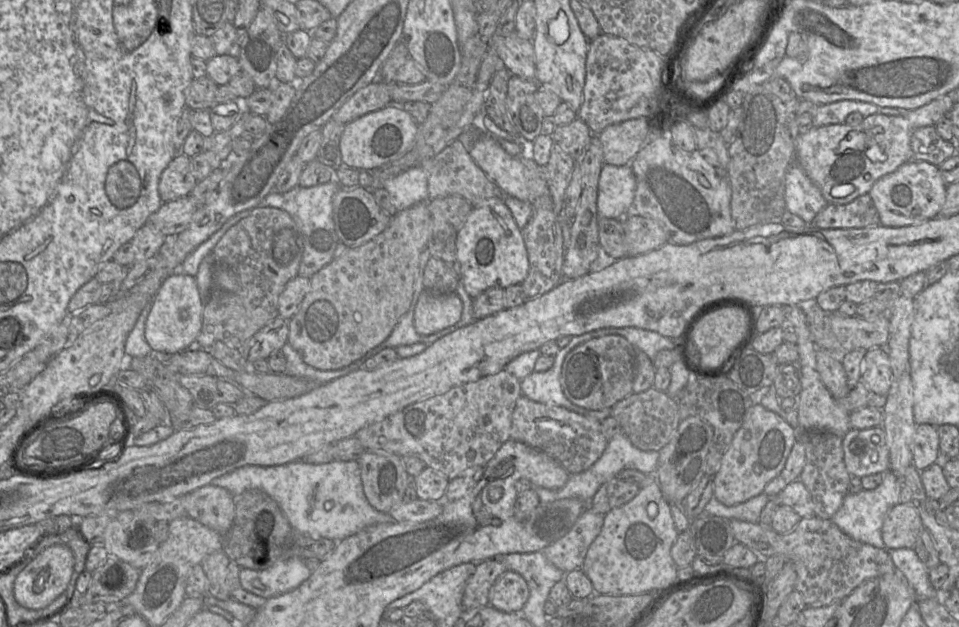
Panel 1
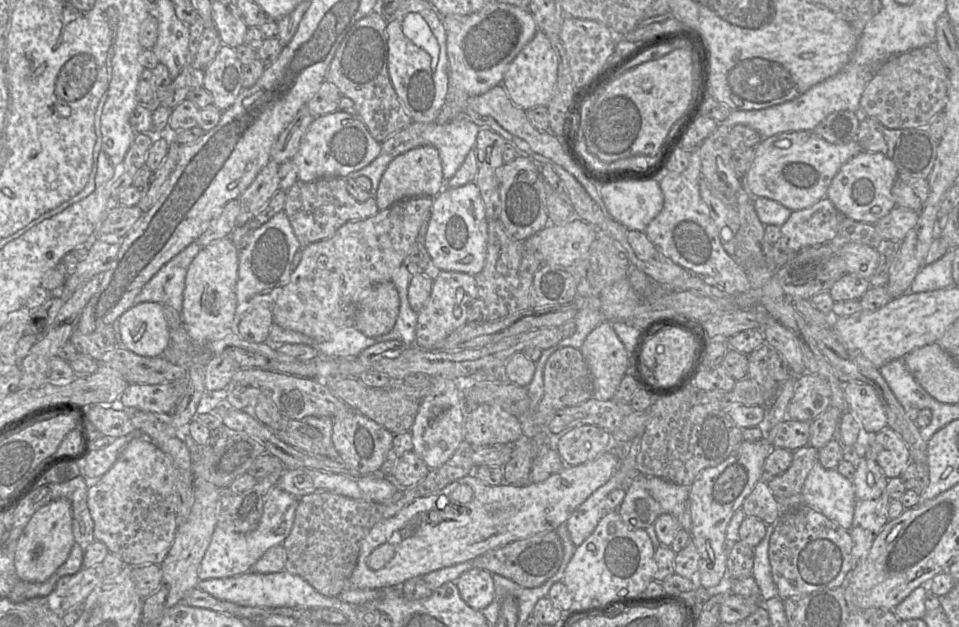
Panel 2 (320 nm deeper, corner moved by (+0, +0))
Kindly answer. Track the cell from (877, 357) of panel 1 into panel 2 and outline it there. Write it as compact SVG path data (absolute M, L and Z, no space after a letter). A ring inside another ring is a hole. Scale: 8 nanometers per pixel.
M864 382L844 384L844 395L849 410L868 433L877 433L887 427L882 403L875 389Z

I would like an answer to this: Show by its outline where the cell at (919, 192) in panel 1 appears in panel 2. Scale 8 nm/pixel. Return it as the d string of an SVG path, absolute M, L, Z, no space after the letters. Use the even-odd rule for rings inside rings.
M863 150L841 166L829 184L826 197L846 217L875 224L896 206L892 187L898 175L895 163L886 155Z

